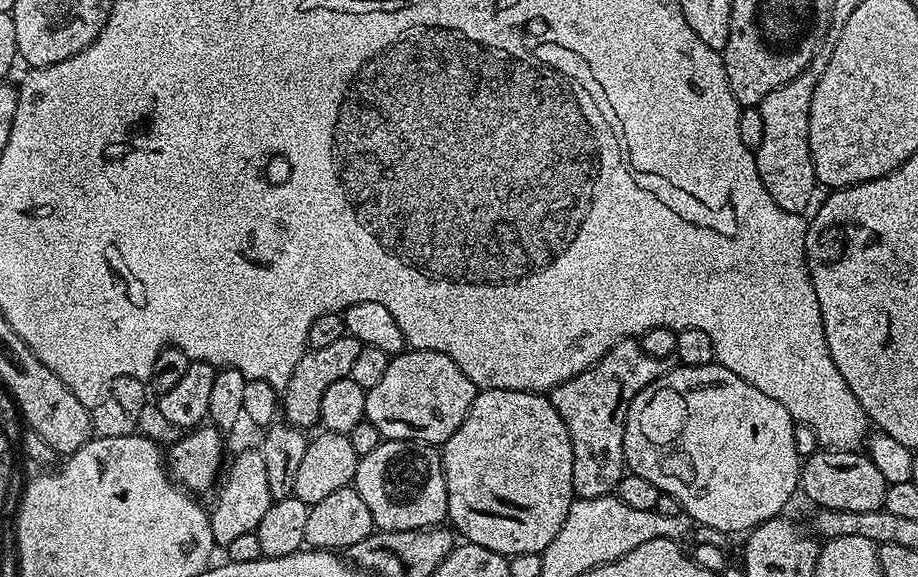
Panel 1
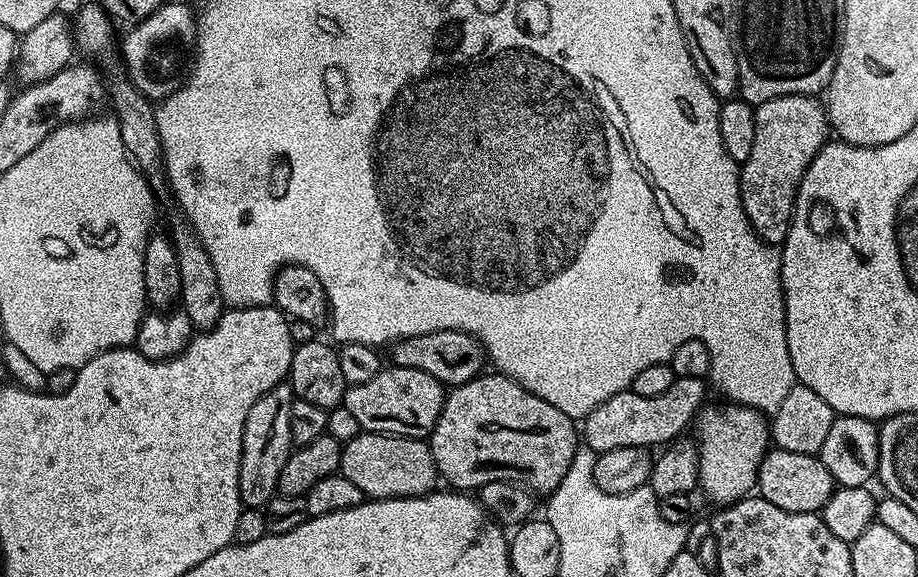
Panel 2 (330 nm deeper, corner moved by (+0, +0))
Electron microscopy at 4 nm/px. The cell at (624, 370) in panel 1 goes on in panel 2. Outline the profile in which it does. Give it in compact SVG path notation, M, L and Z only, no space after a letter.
M677 378L666 394L658 394L654 398L642 398L642 394L634 394L631 390L614 394L614 398L606 398L606 402L584 417L583 443L596 454L619 448L648 450L651 444L671 445L677 439L675 436L688 423L689 427L697 419L700 409L705 407L704 386L705 381L698 378Z

